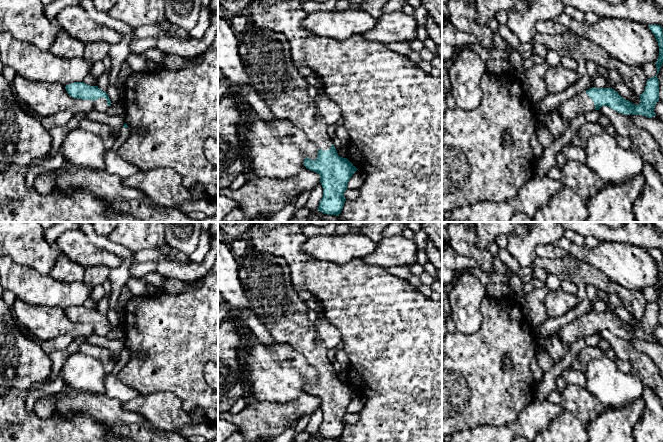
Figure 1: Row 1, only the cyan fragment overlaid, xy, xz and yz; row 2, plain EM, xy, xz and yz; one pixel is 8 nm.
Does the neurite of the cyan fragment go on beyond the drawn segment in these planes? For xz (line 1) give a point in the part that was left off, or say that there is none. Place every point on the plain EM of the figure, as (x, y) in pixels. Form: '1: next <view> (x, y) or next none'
1: next xz (266, 280)

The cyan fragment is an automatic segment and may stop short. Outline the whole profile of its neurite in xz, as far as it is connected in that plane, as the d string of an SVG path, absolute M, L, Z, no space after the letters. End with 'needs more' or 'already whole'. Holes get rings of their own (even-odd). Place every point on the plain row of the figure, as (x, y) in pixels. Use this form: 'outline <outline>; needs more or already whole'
outline M249 250L246 256L239 259L238 277L249 300L250 309L272 335L275 342L290 346L294 352L303 356L318 373L317 382L311 384L306 381L304 390L318 397L321 402L323 421L318 434L327 439L339 440L346 425L344 416L347 414L348 406L358 393L347 382L338 379L327 356L328 349L317 342L315 327L307 319L309 308L293 288L289 265L282 258Z; needs more

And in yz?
outline M656 248L649 249L648 251L652 255L652 257L655 259L655 262L658 266L659 280L658 280L658 283L655 287L656 292L657 292L657 298L654 301L652 301L650 303L647 303L645 314L641 319L639 319L641 327L638 328L638 329L633 328L629 324L626 324L623 321L621 321L619 319L619 317L617 315L615 315L614 313L612 313L612 312L592 311L592 312L586 314L585 316L582 316L580 318L575 319L574 321L572 321L571 323L569 323L565 327L563 327L560 331L558 331L557 337L560 339L560 341L563 344L571 346L577 339L579 339L579 338L585 339L588 336L591 336L591 335L594 335L594 334L599 334L602 330L608 330L609 332L619 336L619 337L625 338L625 339L630 339L630 338L632 338L632 339L642 339L642 340L646 340L648 342L652 342L652 341L656 340L656 338L654 336L654 332L655 332L656 327L659 325L659 304L657 302L657 299L658 299L658 297L660 295L660 292L663 288L663 252L660 249L656 249Z; needs more

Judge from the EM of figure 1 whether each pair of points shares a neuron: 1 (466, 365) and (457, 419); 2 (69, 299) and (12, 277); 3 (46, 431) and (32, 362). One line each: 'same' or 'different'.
1: same
2: same
3: same

